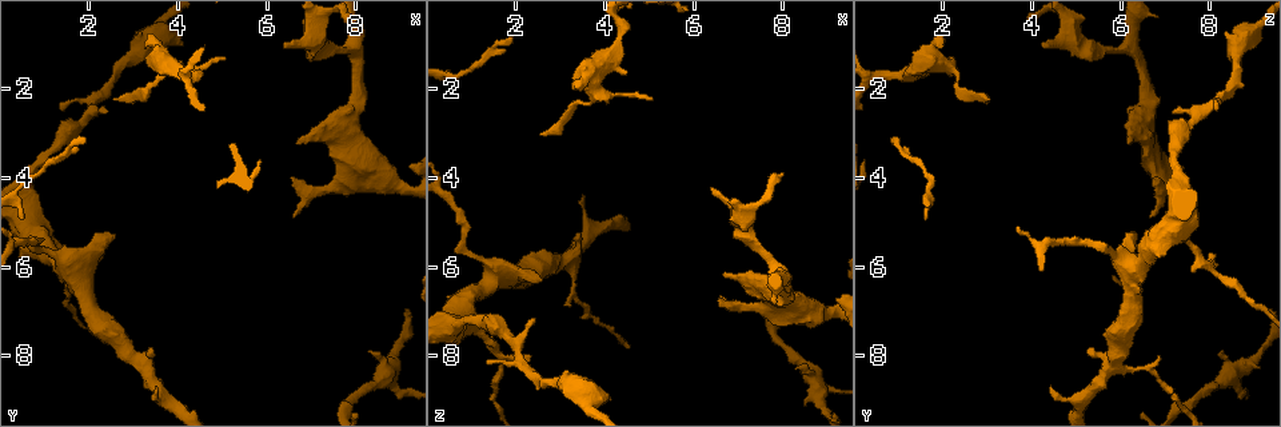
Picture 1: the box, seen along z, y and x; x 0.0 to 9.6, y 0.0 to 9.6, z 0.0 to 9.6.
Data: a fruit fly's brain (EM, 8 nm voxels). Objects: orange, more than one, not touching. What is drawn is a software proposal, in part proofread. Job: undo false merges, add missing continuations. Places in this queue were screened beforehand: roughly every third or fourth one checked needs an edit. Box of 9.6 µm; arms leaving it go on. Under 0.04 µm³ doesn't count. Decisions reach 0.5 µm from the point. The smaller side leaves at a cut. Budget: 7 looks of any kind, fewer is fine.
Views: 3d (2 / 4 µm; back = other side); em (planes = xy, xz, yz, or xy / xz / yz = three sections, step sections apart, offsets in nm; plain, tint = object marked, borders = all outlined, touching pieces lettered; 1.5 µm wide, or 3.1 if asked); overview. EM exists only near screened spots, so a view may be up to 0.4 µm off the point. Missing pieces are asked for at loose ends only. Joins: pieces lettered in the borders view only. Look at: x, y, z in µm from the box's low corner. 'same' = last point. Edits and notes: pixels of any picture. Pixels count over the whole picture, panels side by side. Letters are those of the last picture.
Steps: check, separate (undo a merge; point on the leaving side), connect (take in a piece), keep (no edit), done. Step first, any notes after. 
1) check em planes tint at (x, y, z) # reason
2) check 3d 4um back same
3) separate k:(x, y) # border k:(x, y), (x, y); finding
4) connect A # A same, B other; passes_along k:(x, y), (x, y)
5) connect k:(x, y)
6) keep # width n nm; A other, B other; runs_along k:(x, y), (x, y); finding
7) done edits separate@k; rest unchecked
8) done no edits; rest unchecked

check em planes borders at (5.10, 1.30, 2.20) # free end

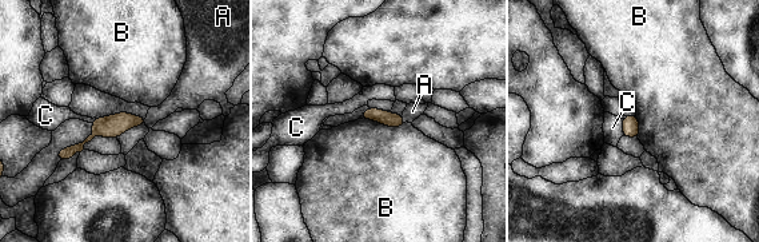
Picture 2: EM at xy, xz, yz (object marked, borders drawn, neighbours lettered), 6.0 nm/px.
keep # A other, B other, C other; no lettered piece goes on from it

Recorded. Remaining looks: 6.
check 3d 4um at (6.70, 3.30, 6.20)

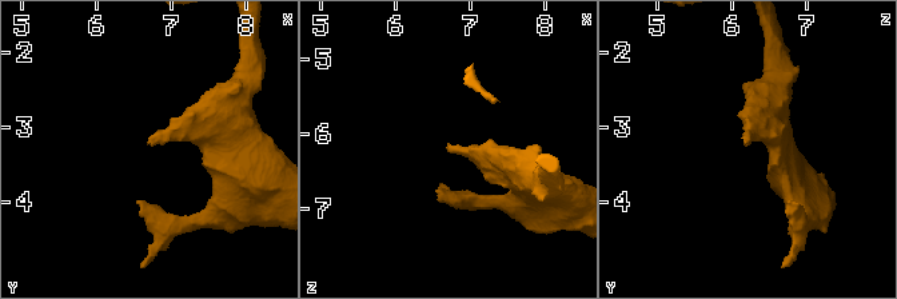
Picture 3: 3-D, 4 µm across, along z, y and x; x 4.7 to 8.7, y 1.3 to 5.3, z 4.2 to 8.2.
check em planes plain at (6.70, 3.20, 6.15) # shape alone is not enough

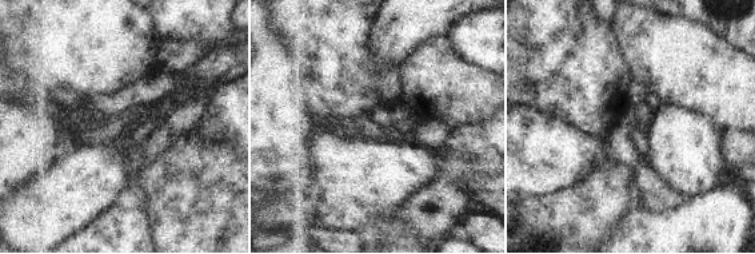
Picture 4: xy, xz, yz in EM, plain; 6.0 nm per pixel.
check em planes borders same # see the neighbours

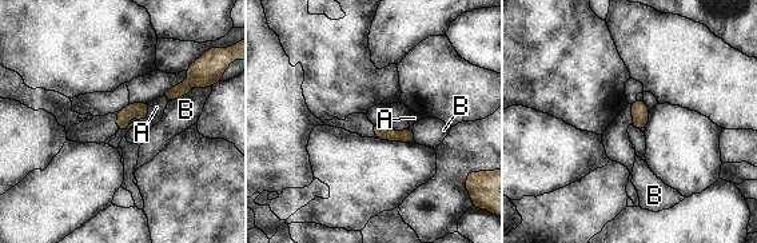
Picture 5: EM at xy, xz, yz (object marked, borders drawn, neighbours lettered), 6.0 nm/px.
keep # A other, B other; border 5:(147, 103), (147, 116), (150, 119); no lettered piece goes on from it

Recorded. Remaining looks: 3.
check em yz step 8 borders at (3.50, 7.90, 5.30) # thick end

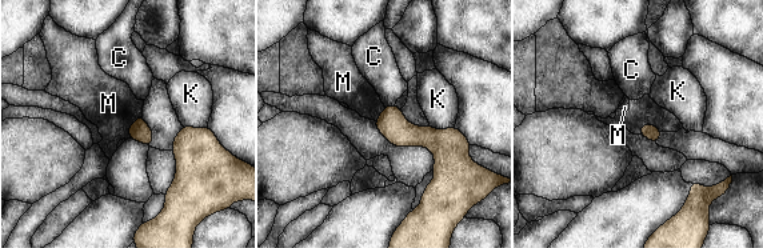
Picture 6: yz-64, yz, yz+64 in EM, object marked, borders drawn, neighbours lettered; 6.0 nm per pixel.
keep # C other, K other, M other; runs_along 6:(379, 123), (406, 135), (460, 140); none of them fits

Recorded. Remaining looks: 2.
done no edits; rest unchecked

